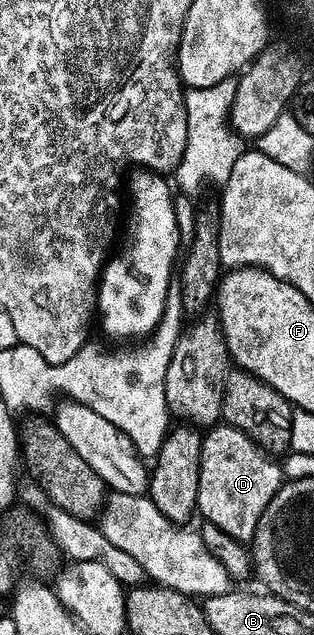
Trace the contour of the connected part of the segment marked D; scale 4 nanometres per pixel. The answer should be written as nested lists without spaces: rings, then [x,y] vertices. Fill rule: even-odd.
[[[223,423],[212,428],[203,438],[201,487],[198,512],[208,525],[221,527],[225,535],[244,543],[255,540],[255,532],[277,491],[285,484],[284,466],[253,443],[249,435]]]

